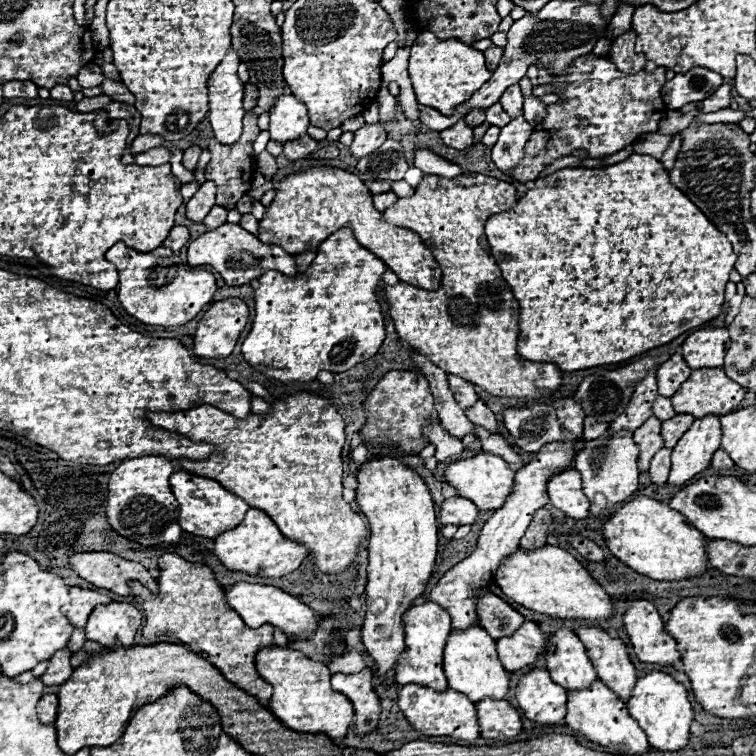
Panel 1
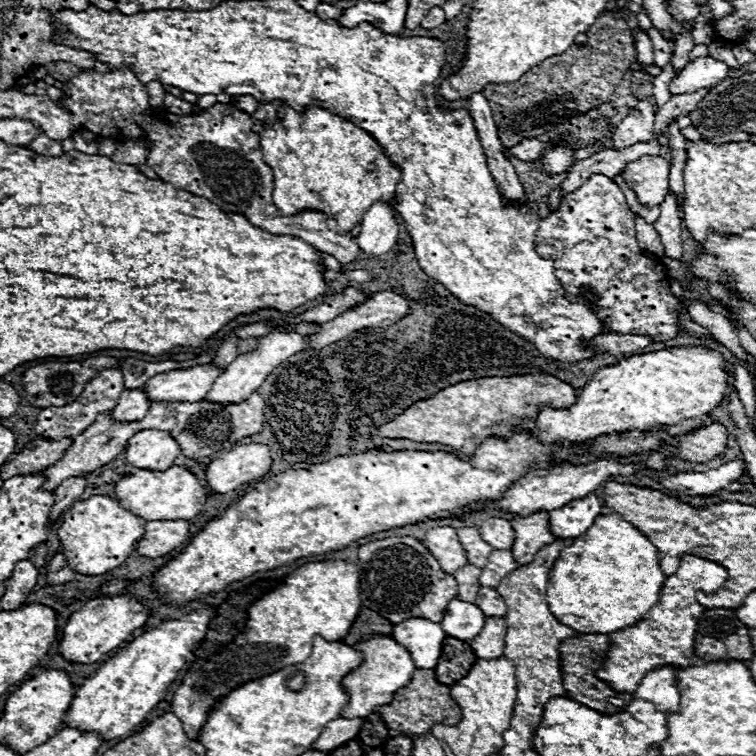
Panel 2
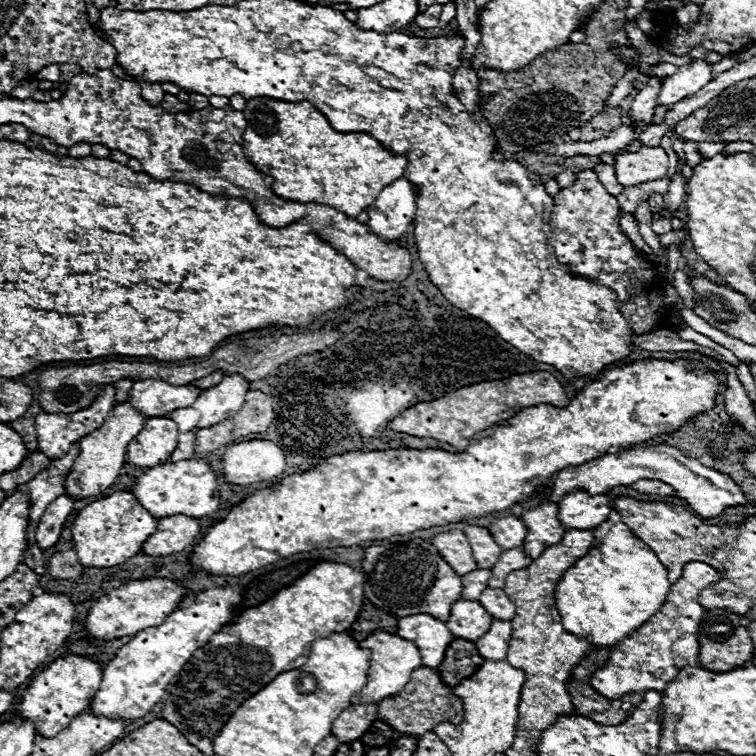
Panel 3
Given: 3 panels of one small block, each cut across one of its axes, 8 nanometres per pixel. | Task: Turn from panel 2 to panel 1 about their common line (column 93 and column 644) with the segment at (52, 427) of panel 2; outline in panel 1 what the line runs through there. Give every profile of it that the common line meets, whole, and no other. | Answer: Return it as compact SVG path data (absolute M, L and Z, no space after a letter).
M656 368L648 372L648 376L636 386L632 400L622 416L618 420L610 422L608 432L620 432L620 430L638 430L652 414L652 402L656 400Z

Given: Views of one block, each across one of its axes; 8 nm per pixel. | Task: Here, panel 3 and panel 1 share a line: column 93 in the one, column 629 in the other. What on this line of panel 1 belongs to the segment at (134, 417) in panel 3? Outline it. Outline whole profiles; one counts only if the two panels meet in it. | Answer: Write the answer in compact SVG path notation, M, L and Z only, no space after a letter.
M616 432L614 436L602 434L600 438L584 444L584 450L578 454L574 468L582 474L582 490L590 500L590 518L606 520L610 514L614 514L614 506L626 502L632 492L638 488L638 444L632 440L630 432Z

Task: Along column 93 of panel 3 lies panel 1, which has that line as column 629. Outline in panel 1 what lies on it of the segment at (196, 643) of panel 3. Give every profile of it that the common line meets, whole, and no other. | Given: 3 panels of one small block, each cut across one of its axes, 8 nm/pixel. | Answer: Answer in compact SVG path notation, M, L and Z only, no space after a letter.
M648 672L646 676L638 678L628 704L630 716L640 724L640 728L646 732L648 742L654 750L660 752L676 752L688 746L690 738L690 724L694 720L694 710L688 700L686 688L676 682L672 676L664 672Z

